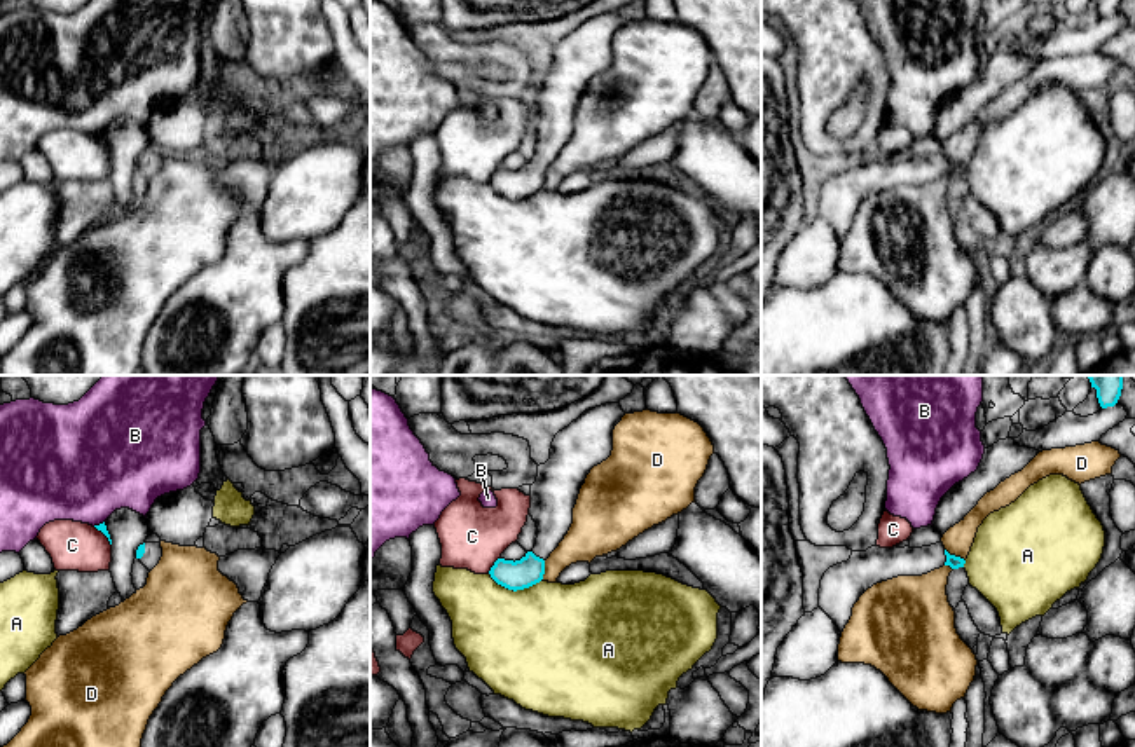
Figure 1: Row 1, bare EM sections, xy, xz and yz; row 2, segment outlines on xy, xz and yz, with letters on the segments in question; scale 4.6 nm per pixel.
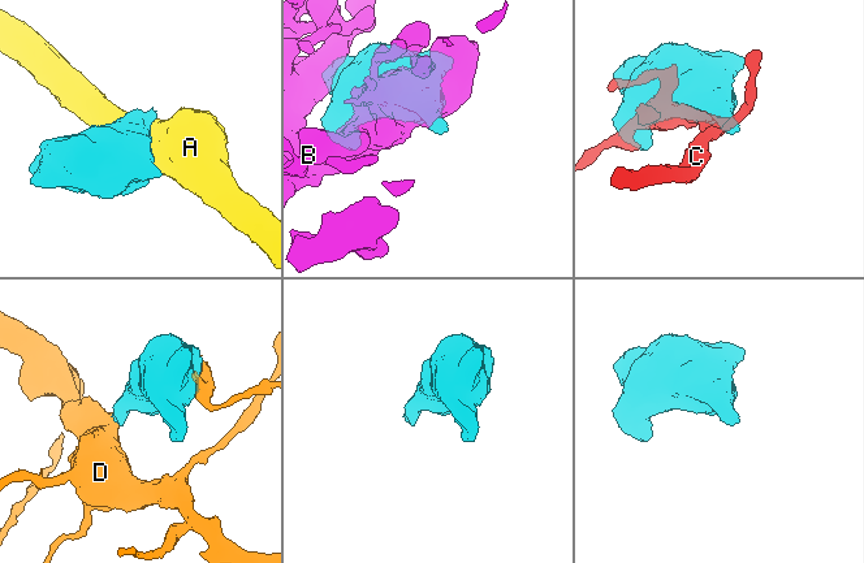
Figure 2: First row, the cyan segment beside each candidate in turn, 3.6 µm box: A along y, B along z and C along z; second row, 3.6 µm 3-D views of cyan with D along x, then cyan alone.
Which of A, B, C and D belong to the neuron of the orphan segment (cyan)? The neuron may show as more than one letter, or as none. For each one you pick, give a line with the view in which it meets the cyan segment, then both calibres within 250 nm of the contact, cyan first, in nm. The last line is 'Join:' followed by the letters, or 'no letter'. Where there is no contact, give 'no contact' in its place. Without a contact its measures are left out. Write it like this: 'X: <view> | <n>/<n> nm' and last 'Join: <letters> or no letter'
Join: no letter

